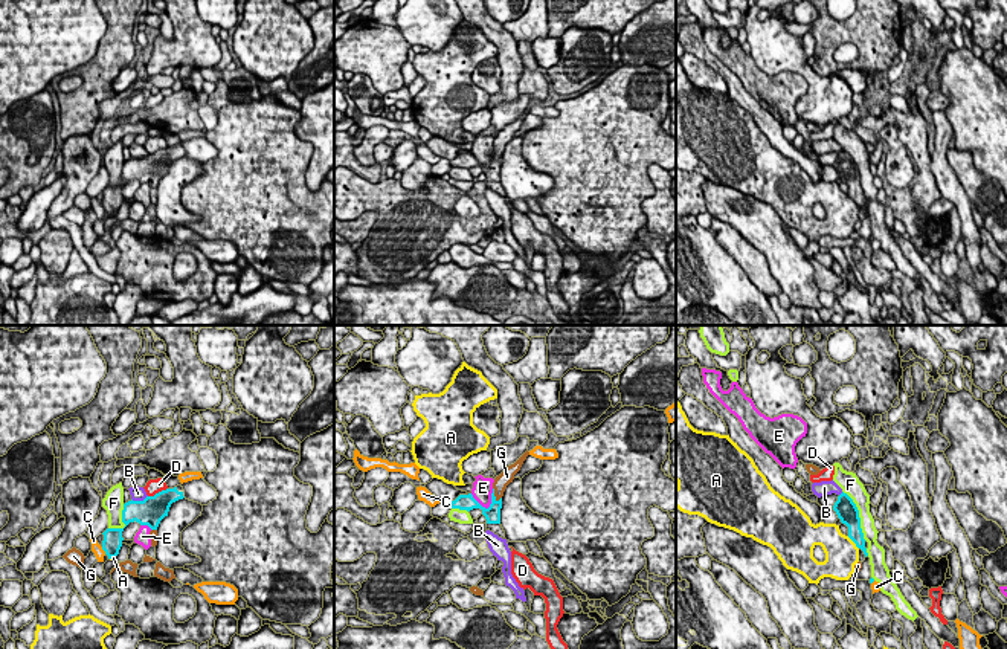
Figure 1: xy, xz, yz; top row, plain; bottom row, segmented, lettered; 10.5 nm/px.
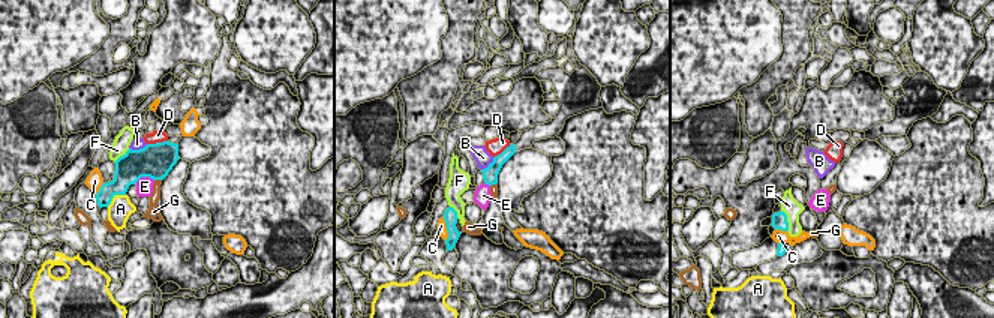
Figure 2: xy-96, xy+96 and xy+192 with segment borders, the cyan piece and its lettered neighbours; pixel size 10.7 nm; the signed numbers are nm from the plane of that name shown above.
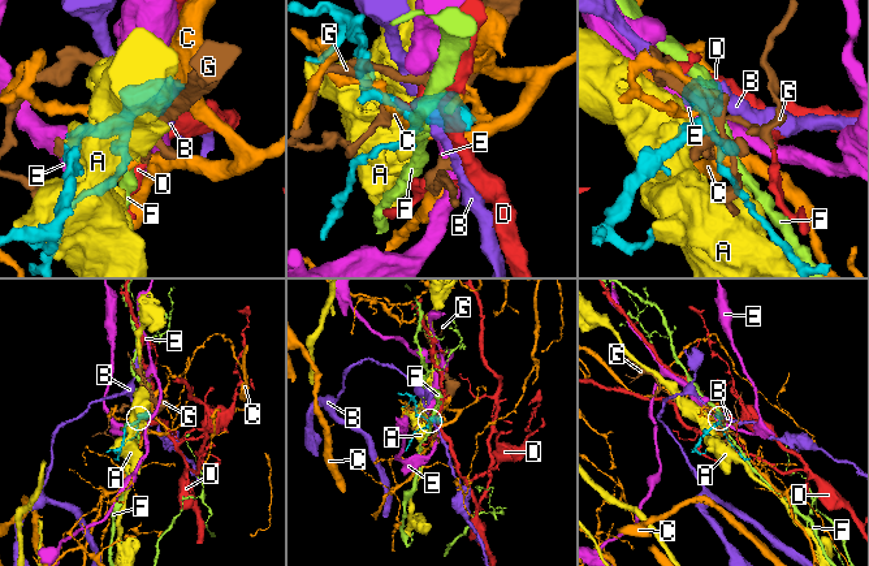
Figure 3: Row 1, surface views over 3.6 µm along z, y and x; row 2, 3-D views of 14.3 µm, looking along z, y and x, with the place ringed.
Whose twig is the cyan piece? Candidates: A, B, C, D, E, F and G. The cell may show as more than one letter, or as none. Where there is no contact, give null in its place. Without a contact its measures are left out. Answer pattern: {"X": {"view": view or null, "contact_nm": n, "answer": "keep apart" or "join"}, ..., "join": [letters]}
{"A": {"view": "yz", "contact_nm": 190, "answer": "keep apart"}, "B": {"view": "xy", "contact_nm": 180, "answer": "keep apart"}, "C": {"view": "xy", "contact_nm": 100, "answer": "keep apart"}, "D": {"view": "xy", "contact_nm": 240, "answer": "keep apart"}, "E": {"view": "xz", "contact_nm": 260, "answer": "keep apart"}, "F": {"view": "yz", "contact_nm": 600, "answer": "keep apart"}, "G": {"view": "xz", "contact_nm": 170, "answer": "keep apart"}, "join": []}

